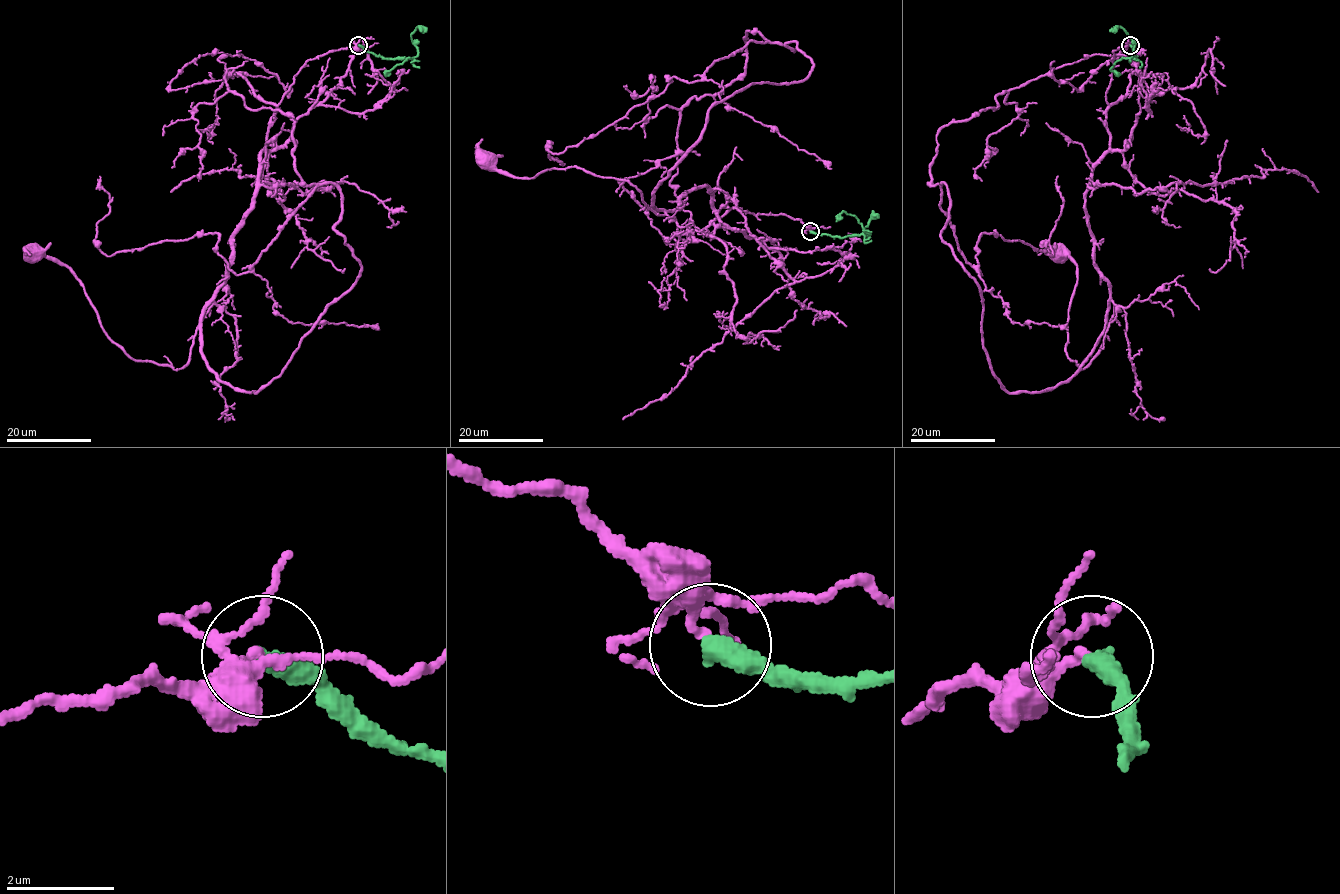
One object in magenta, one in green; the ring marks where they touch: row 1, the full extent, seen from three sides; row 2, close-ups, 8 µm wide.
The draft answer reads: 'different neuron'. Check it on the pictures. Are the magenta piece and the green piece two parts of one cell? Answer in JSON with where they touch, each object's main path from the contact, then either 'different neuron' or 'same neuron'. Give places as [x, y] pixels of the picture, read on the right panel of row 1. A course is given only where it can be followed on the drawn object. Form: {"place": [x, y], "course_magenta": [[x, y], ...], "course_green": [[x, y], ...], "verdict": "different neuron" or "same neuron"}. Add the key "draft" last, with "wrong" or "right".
{"place": [1130, 45], "course_magenta": [[1130, 45], [1113, 52], [1110, 149], [1086, 194], [1110, 302], [1084, 368], [1068, 356], [1077, 268], [1060, 255]], "course_green": [[1130, 45], [1136, 58], [1131, 56], [1134, 41], [1119, 27], [1110, 31]], "verdict": "different neuron", "draft": "right"}

